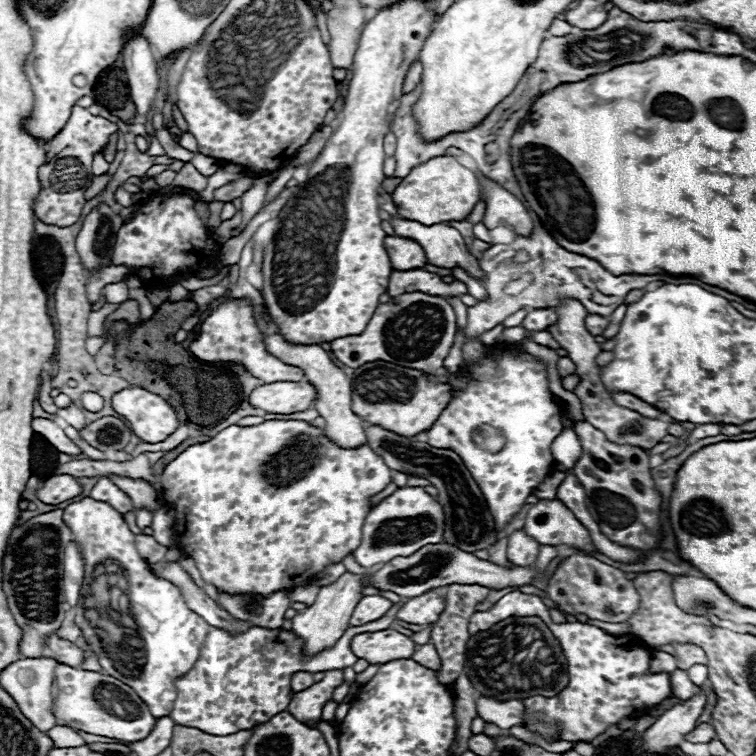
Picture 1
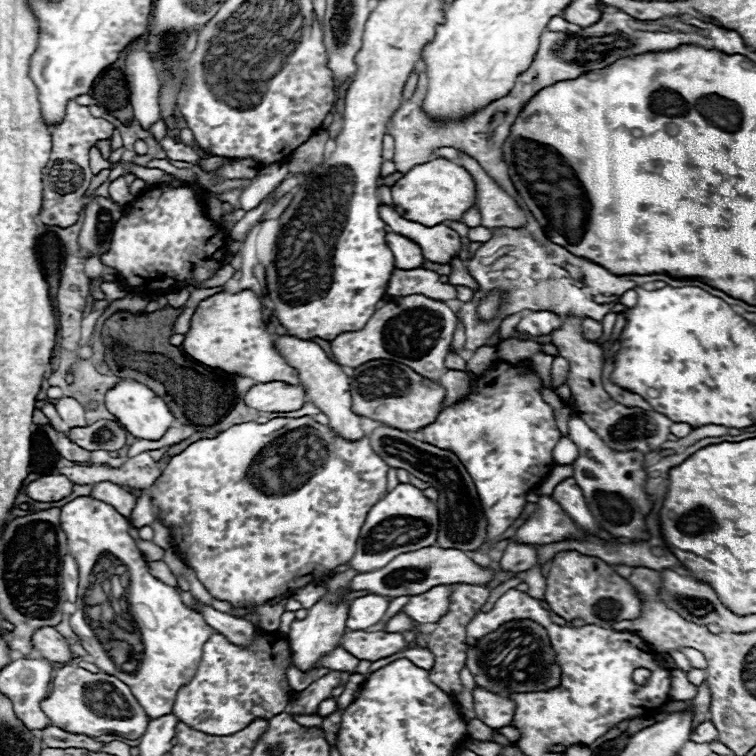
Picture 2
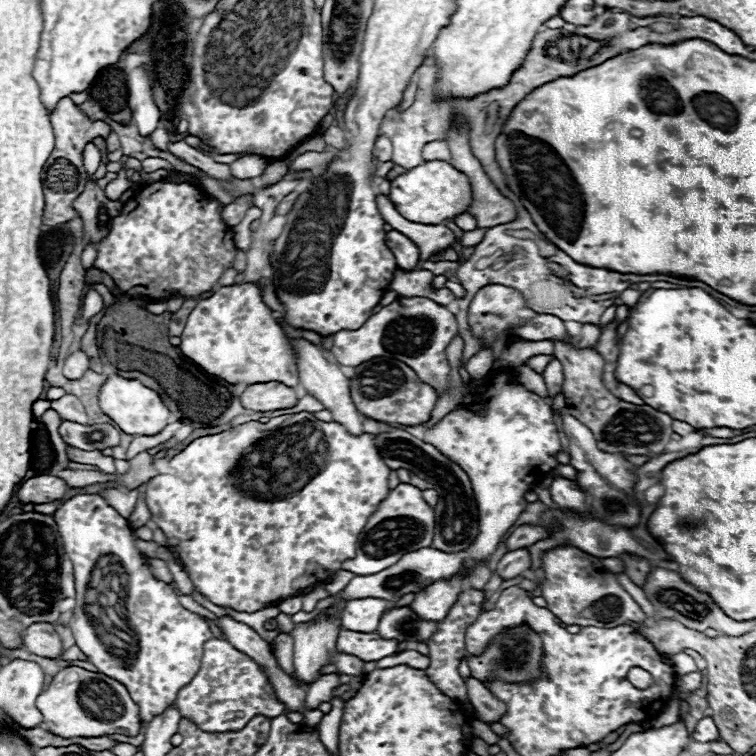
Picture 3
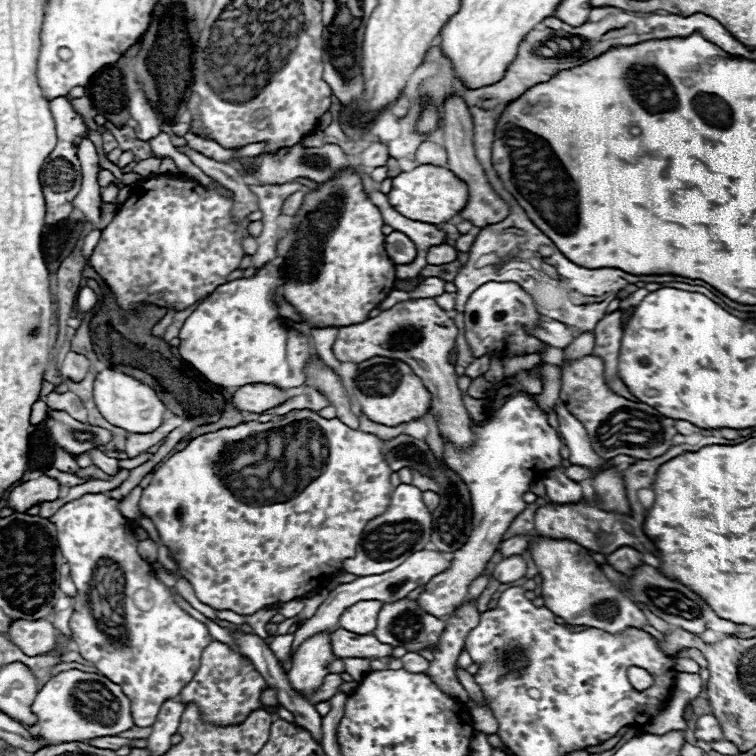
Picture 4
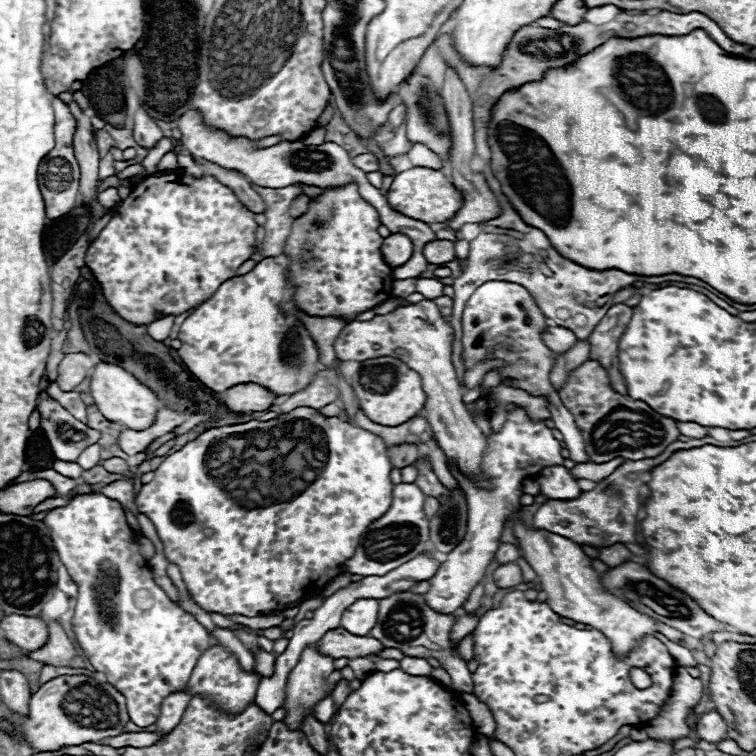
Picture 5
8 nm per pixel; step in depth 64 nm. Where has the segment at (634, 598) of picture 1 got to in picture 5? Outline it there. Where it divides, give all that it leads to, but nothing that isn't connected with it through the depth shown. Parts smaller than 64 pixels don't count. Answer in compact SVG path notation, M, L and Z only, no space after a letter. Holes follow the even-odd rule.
M514 522L514 534L518 538L522 556L540 576L540 586L546 592L546 604L558 616L588 624L604 632L612 640L614 654L626 654L636 646L640 636L654 634L658 630L656 622L650 616L636 612L636 608L604 590L596 570L590 564L590 558L584 554L580 544L546 530L532 530L524 522Z

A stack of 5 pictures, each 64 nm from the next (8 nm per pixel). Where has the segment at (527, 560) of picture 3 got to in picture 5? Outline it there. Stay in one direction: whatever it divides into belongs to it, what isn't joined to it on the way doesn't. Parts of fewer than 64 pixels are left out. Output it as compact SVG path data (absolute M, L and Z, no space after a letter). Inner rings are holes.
M510 562L510 564L502 564L494 570L494 582L500 586L500 588L514 588L516 584L522 582L522 570L516 562Z

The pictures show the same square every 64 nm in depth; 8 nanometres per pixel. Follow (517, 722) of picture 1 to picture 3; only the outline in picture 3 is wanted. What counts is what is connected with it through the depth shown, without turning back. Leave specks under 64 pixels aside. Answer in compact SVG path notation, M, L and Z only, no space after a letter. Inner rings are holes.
M468 678L466 680L468 686L468 696L470 702L474 706L474 710L478 712L478 716L484 722L500 722L500 718L506 712L506 704L500 702L484 684L480 684L476 678Z

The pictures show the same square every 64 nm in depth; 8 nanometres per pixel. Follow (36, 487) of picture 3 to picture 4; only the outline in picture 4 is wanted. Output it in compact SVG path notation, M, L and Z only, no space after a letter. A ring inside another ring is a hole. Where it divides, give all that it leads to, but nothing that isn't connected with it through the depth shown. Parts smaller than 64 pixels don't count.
M40 476L36 480L28 480L16 486L8 496L8 506L14 508L16 512L26 512L30 506L52 502L58 496L60 496L58 480L50 476Z

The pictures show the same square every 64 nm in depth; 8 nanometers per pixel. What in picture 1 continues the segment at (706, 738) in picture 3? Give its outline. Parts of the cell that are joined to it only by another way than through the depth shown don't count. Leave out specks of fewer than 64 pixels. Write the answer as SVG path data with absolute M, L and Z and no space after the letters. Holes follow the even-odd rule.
M698 724L692 732L688 732L688 736L686 736L686 740L688 742L710 742L712 738L714 738L714 728L710 726L710 724Z

